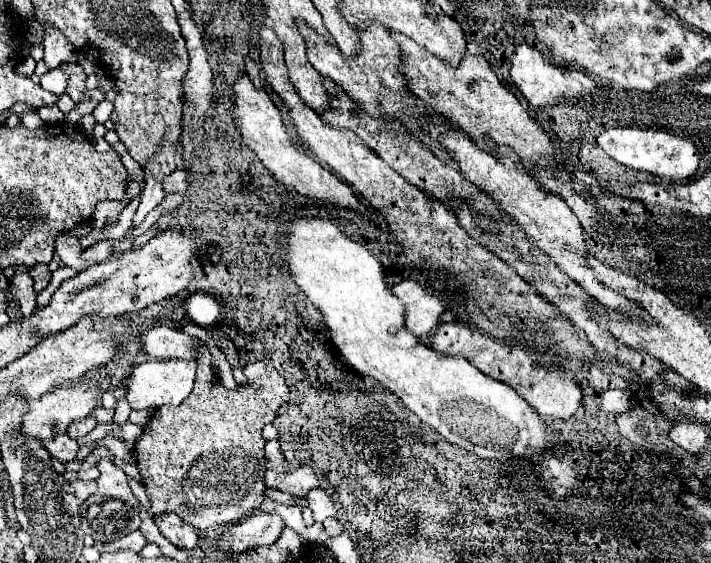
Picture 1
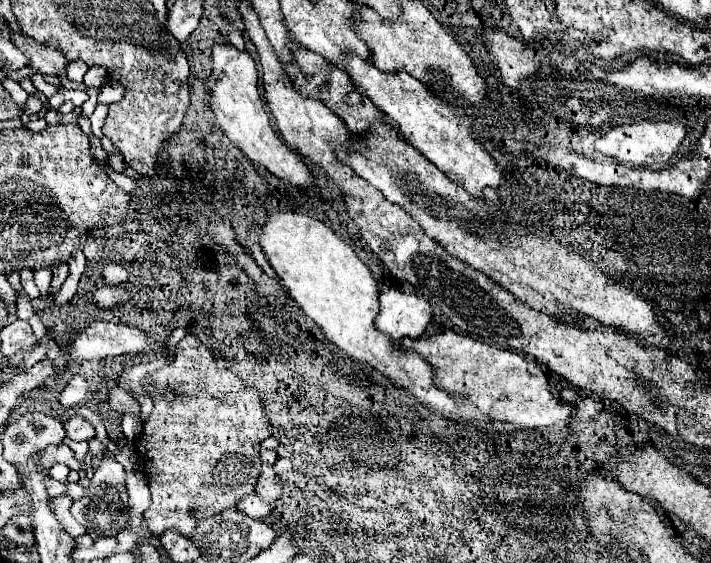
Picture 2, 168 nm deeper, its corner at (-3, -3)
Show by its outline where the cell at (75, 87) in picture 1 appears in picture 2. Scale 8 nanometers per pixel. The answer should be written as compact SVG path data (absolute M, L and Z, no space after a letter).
M12 32L12 40L30 58L32 68L40 70L42 74L56 76L60 80L60 88L64 88L68 60L58 48L50 48L46 44L40 44L38 40L32 40L32 36L24 36L22 32Z

